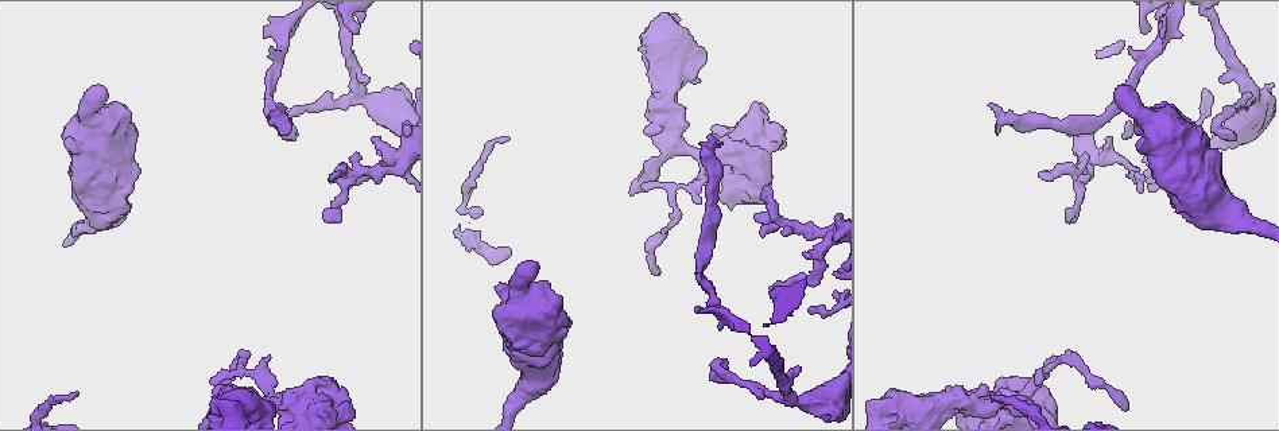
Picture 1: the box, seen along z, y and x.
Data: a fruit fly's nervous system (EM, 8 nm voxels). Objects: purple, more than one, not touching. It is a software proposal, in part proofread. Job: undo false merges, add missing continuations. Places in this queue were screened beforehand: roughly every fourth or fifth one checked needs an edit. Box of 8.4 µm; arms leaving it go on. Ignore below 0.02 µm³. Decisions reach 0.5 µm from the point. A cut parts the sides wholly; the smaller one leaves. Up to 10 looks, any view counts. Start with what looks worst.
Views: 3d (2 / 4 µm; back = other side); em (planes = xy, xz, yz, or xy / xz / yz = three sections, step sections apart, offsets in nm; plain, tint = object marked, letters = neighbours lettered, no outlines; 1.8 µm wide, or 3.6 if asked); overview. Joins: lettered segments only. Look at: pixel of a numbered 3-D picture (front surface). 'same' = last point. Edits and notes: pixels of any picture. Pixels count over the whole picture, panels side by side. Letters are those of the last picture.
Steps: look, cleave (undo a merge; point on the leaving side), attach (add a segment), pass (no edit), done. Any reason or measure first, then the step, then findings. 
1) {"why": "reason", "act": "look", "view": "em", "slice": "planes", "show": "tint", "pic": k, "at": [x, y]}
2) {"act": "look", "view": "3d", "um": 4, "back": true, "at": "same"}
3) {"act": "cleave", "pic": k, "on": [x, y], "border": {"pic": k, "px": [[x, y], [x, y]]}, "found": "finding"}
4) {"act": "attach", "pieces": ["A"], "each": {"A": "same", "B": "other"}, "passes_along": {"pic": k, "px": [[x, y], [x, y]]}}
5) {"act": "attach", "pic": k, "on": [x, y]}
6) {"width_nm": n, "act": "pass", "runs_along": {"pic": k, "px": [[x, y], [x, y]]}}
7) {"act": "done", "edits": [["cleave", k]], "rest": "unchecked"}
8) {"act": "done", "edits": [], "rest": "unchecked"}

{"why": "thin end", "act": "look", "view": "3d", "um": 2, "pic": 1, "at": [293, 136]}

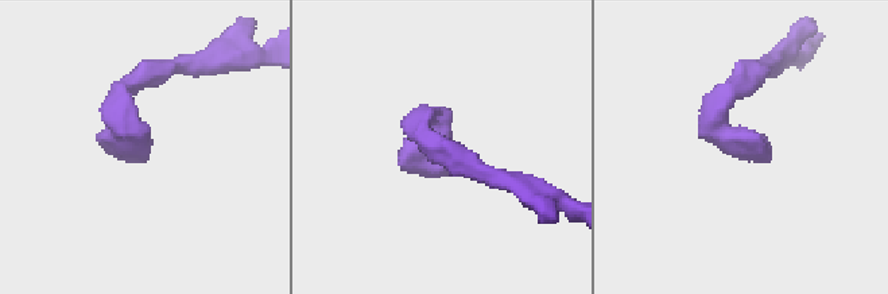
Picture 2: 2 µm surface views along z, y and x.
{"why": "need the tissue", "act": "look", "view": "em", "slice": "planes", "show": "letters", "pic": 2, "at": [771, 156]}

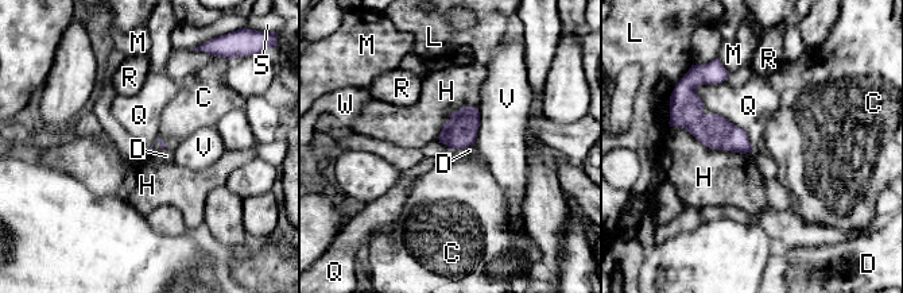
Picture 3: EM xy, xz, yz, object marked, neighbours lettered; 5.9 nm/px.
{"longest_contact_nm": ["H", 500], "act": "pass", "each": {"C": "other", "D": "other", "H": "other", "L": "other", "M": "other", "Q": "other", "R": "other", "S": "other", "V": "other", "W": "other"}, "border": {"pic": 3, "px": [[714, 112], [739, 126], [754, 149]]}, "found": "none of them fits"}

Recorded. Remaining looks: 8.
{"why": "branch stops here", "act": "look", "view": "3d", "um": 2, "pic": 1, "at": [1068, 223]}

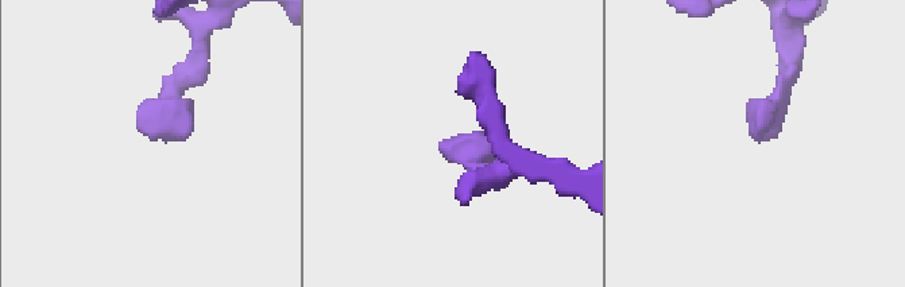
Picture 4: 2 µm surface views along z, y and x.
{"why": "now the EM", "act": "look", "view": "em", "slice": "planes", "show": "plain", "pic": 4, "at": [154, 140]}

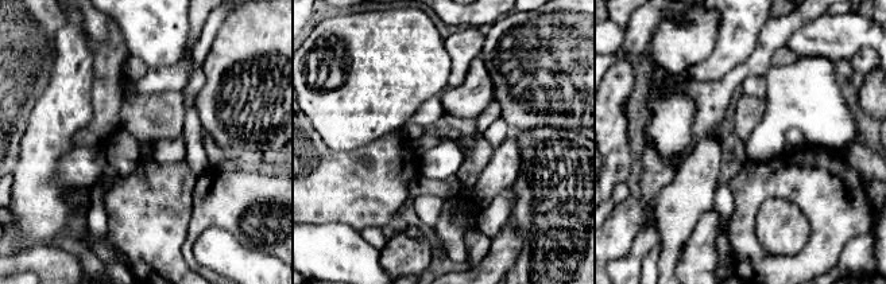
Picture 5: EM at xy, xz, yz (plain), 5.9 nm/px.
{"act": "look", "view": "em", "slice": "planes", "show": "letters", "at": "same"}

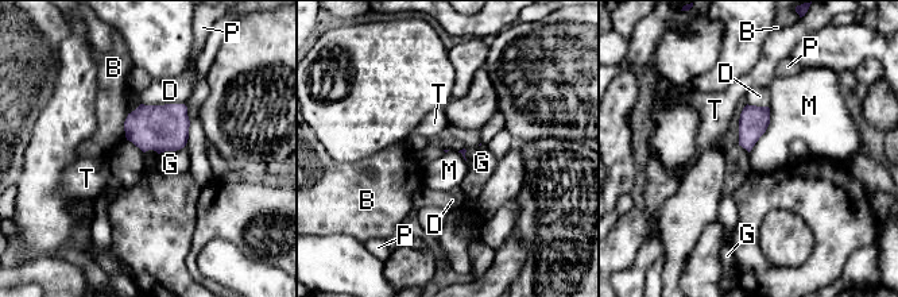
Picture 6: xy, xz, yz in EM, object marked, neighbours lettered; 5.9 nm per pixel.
{"longest_contact_nm": ["M", 300], "act": "pass", "each": {"B": "other", "D": "other", "G": "other", "M": "other", "P": "other", "T": "other"}, "found": "none of them fits"}

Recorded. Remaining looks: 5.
{"why": "branch stops here", "act": "look", "view": "em", "slice": "planes", "show": "tint", "pic": 1, "at": [373, 140]}

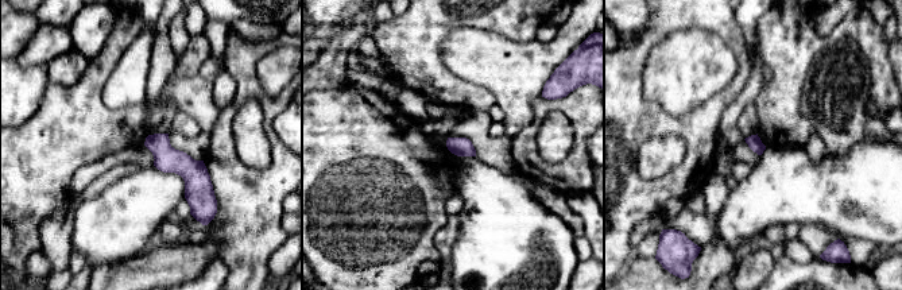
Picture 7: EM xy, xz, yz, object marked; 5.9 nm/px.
{"why": "see the neighbours", "act": "look", "view": "em", "slice": "planes", "show": "letters", "at": "same"}

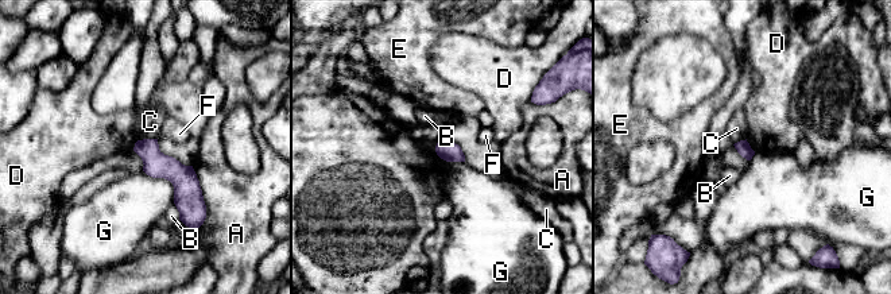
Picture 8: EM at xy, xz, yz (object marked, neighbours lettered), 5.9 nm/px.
{"act": "pass", "each": {"A": "other", "B": "other", "C": "other", "D": "other", "E": "other", "F": "other", "G": "other"}, "found": "no lettered segment goes on from it"}

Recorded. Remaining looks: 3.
{"why": "thick end", "act": "look", "view": "3d", "um": 2, "pic": 1, "at": [1117, 87]}

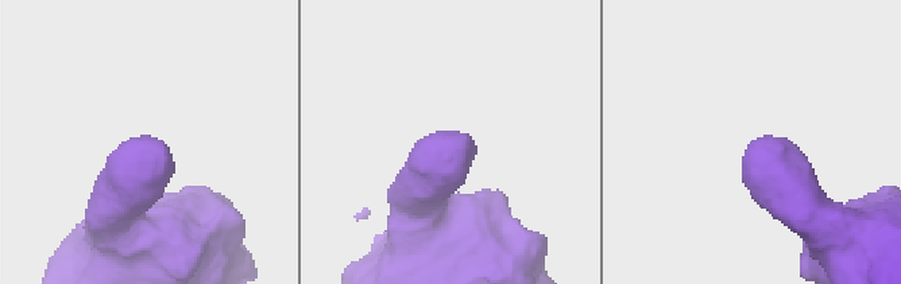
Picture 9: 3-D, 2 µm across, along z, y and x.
{"act": "look", "view": "em", "slice": "planes", "show": "letters", "pic": 9, "at": [755, 143]}

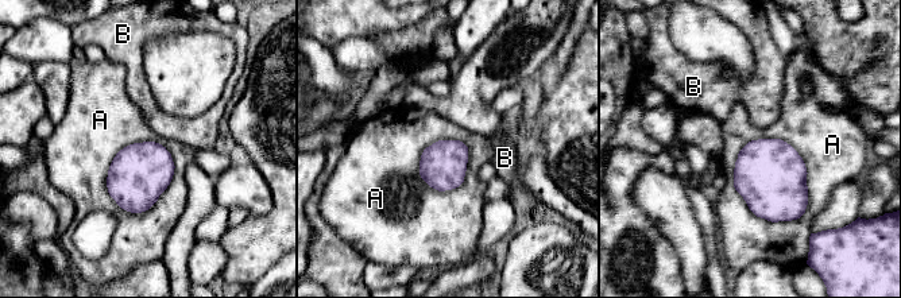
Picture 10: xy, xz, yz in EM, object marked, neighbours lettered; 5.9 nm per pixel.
{"act": "pass", "each": {"A": "other", "B": "other"}, "border": {"pic": 10, "px": [[749, 140], [801, 158], [799, 219]]}, "found": "no lettered segment goes on from it"}

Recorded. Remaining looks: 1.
{"act": "done", "edits": [], "rest": "unchecked"}

